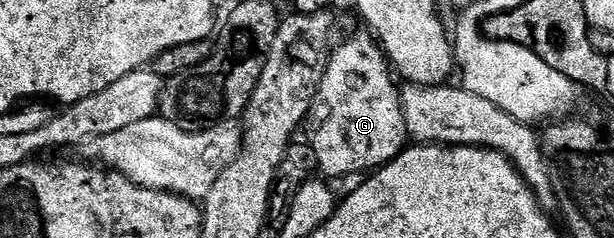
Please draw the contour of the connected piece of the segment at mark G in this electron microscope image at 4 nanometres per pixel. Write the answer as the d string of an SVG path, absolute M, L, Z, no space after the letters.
M363 32L356 33L345 41L343 38L333 48L332 57L322 75L322 83L308 112L306 141L312 146L319 172L328 179L344 177L347 173L367 174L375 171L403 153L409 140L406 119L402 115L400 89L392 82L394 70L375 36L371 32Z

